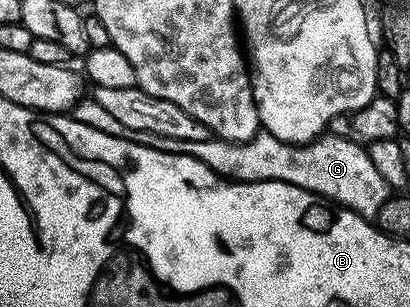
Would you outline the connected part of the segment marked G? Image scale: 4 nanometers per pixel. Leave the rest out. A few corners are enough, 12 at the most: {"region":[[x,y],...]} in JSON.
{"region":[[93,99],[77,123],[197,159],[224,179],[284,181],[368,219],[389,196],[366,148],[169,139],[124,127]]}

